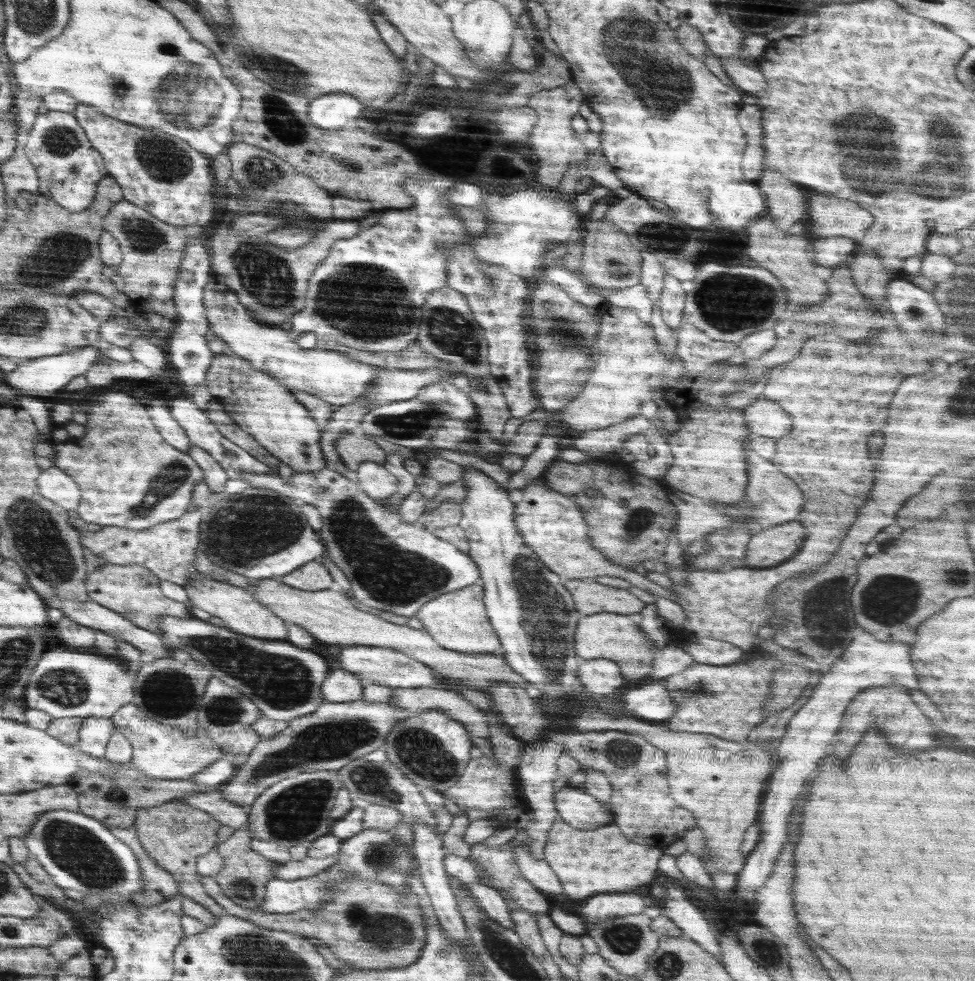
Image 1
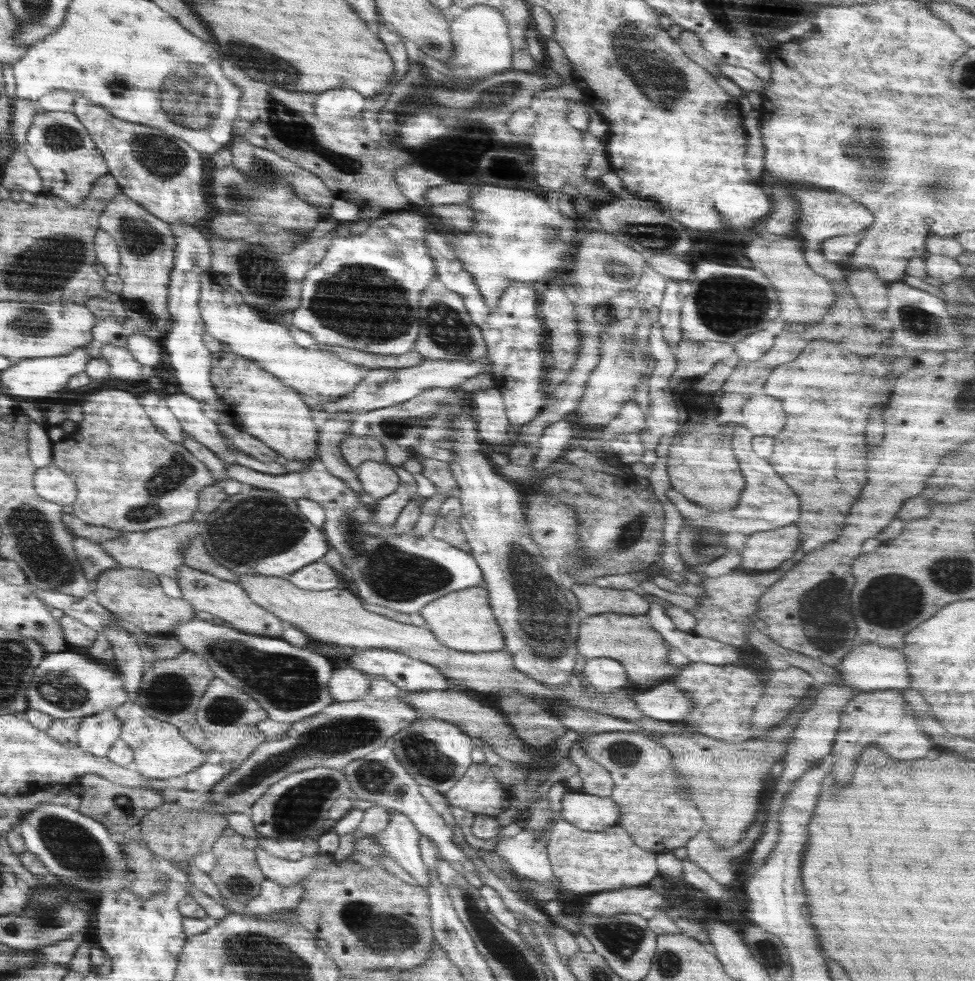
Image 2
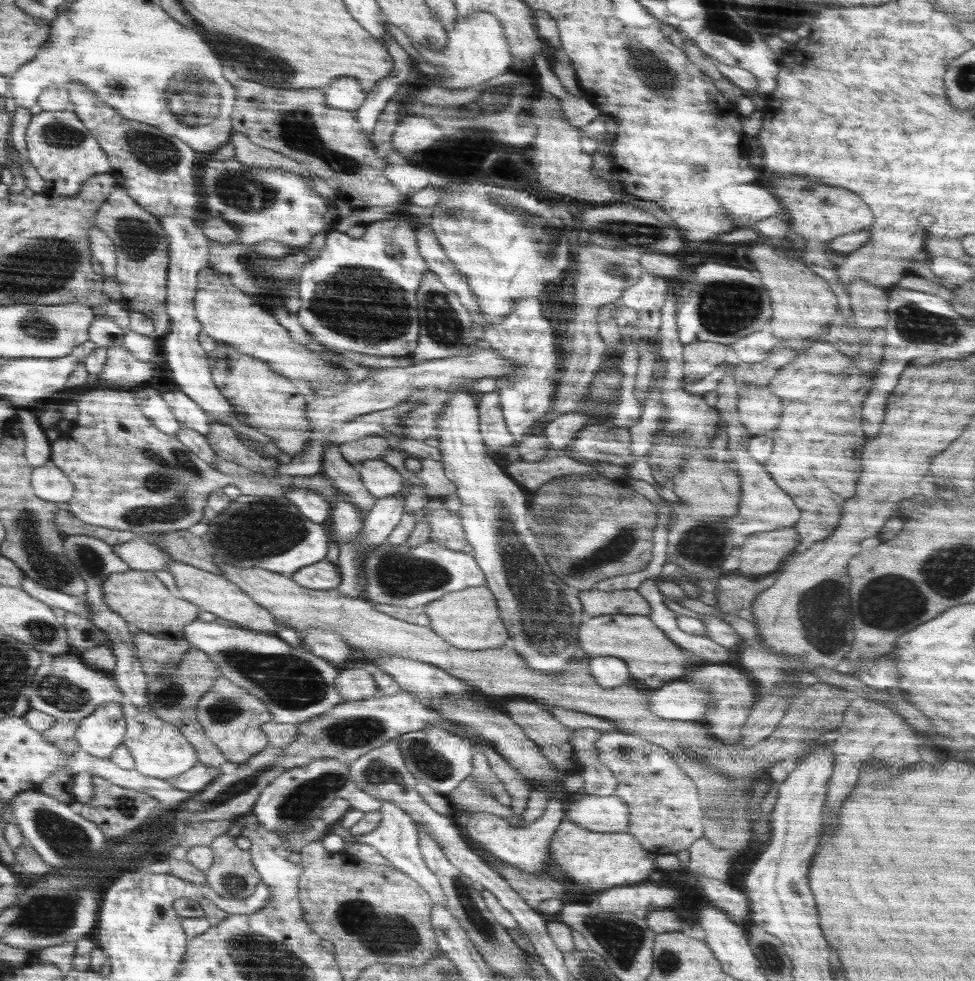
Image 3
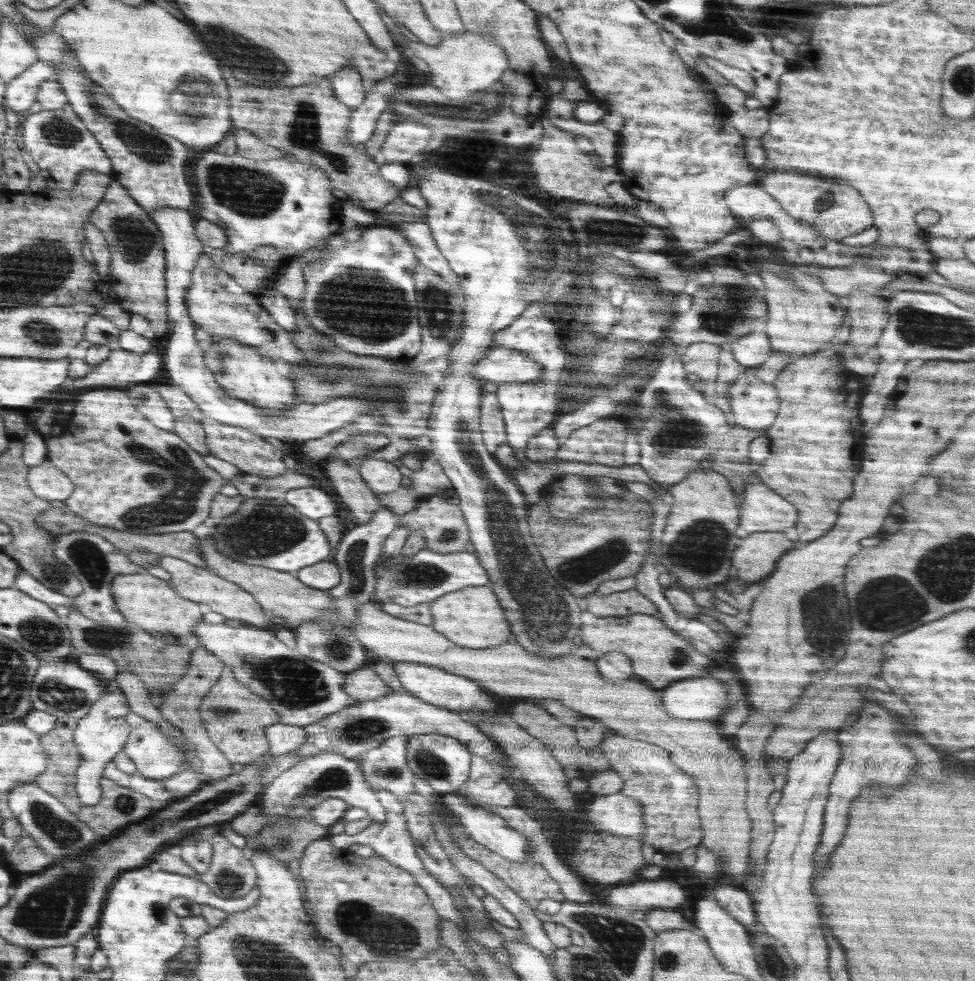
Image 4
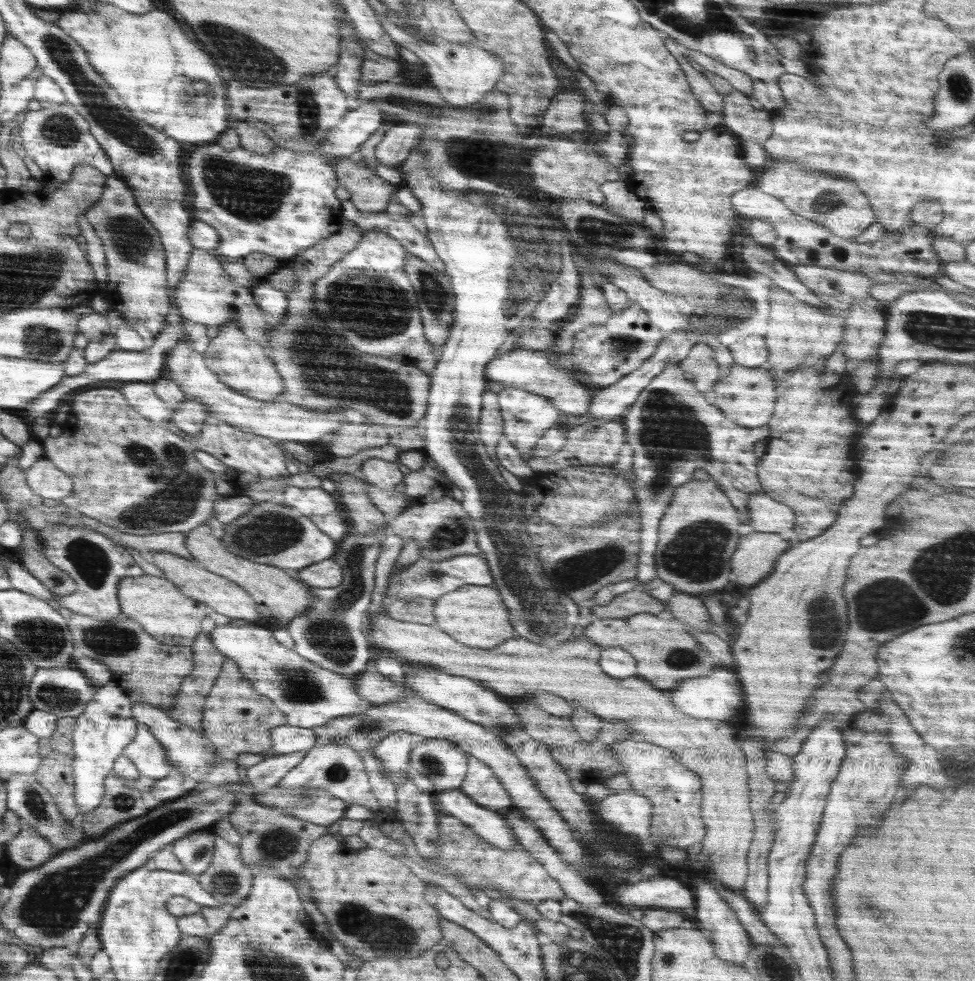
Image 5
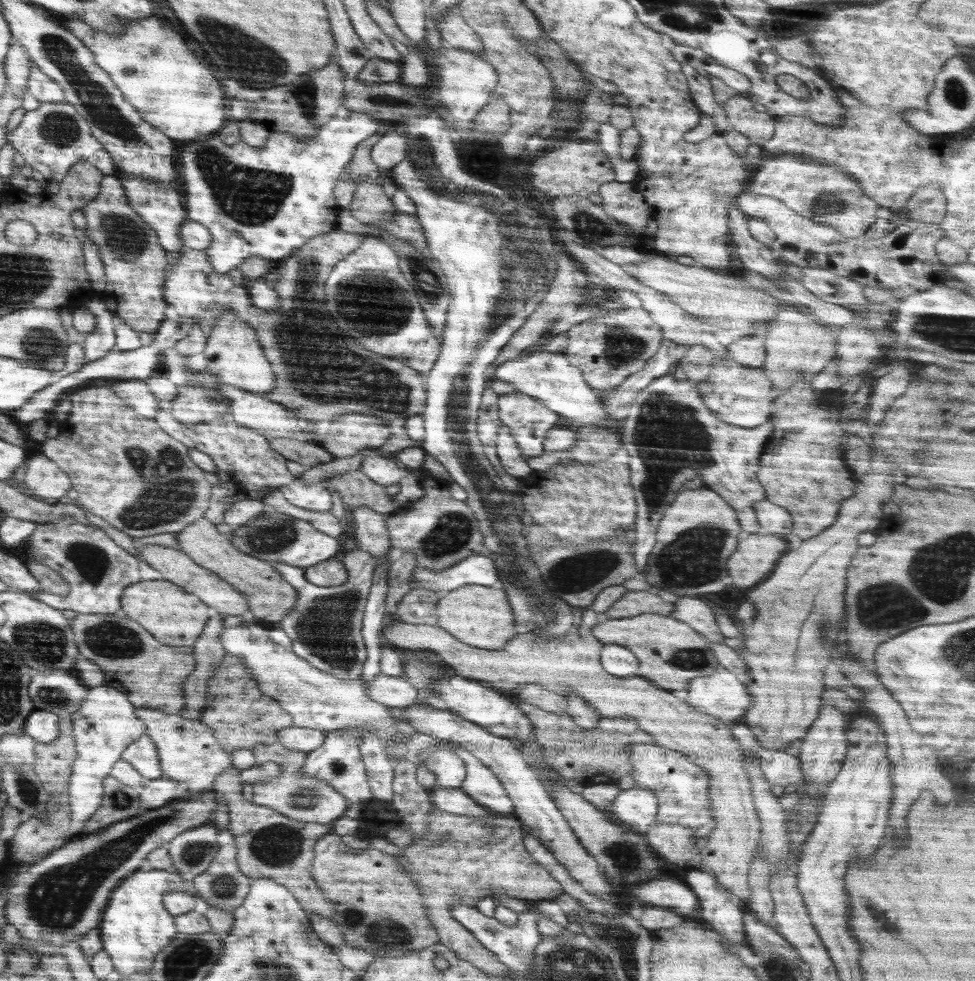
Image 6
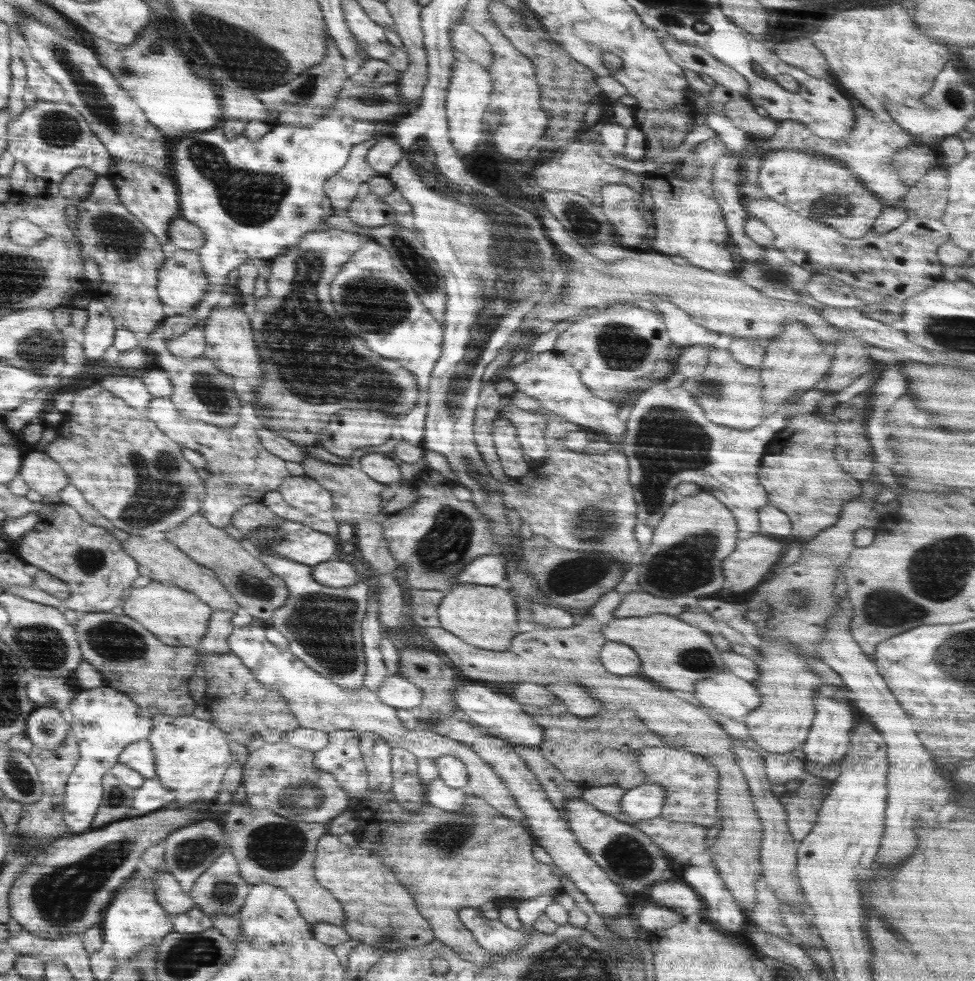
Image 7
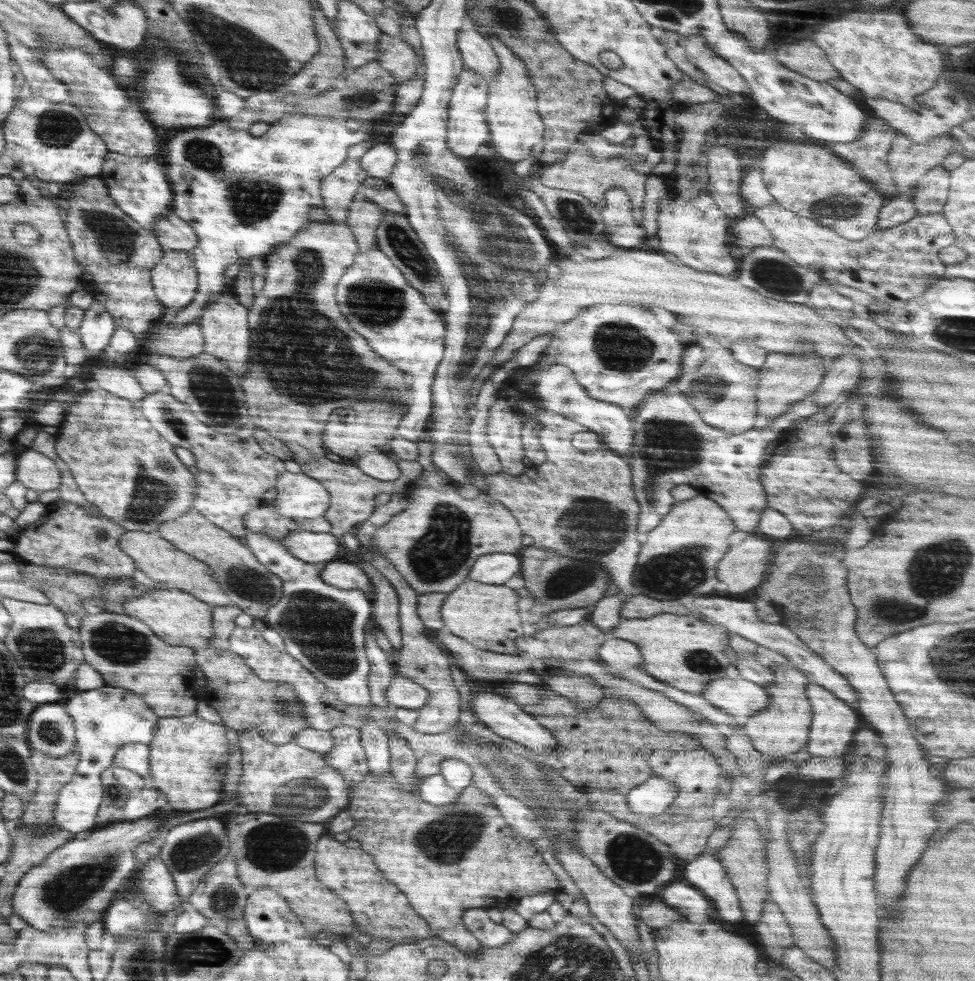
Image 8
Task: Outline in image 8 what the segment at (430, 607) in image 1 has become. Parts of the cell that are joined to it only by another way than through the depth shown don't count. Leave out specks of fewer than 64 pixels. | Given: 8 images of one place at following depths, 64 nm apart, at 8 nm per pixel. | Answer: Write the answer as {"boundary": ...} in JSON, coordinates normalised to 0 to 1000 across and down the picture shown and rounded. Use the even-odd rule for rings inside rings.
{"boundary":[[[478,589],[458,606],[451,627],[457,642],[486,656],[488,661],[513,667],[529,667],[527,652],[537,647],[531,622],[531,606],[527,600],[516,595],[498,595]]]}

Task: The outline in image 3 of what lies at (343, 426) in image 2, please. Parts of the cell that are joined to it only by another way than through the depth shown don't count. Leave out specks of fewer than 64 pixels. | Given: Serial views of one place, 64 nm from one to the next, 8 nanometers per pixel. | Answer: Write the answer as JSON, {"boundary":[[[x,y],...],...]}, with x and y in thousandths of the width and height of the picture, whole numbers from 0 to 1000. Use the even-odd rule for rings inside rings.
{"boundary":[[[341,451],[334,457],[330,465],[330,481],[342,490],[343,496],[347,496],[349,504],[353,504],[369,520],[369,526],[374,528],[389,508],[375,499],[366,476],[349,463],[347,456],[347,453]]]}

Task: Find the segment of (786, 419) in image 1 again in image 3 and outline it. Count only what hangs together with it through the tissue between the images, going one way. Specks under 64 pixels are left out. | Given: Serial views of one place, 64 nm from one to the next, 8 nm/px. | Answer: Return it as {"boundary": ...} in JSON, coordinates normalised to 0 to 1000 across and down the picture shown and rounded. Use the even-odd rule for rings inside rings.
{"boundary":[[[759,391],[757,396],[757,424],[759,430],[773,442],[782,444],[798,434],[800,428],[800,408],[790,400],[788,393],[784,396],[771,396],[767,391]],[[763,398],[763,404],[761,404]]]}

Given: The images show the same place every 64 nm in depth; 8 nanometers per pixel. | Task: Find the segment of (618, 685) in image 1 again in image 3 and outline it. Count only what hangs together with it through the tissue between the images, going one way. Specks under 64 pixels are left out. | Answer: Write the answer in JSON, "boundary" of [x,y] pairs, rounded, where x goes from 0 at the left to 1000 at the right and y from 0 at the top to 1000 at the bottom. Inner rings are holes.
{"boundary":[[[606,670],[603,672],[603,682],[611,689],[611,695],[617,697],[619,701],[628,701],[647,694],[642,674],[634,670]]]}

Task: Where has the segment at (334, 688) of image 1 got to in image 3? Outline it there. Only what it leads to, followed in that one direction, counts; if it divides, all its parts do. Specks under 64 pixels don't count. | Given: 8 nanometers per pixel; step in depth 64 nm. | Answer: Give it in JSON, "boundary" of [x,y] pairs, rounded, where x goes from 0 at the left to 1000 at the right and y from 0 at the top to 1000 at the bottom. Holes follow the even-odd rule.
{"boundary":[[[376,681],[349,682],[343,695],[355,715],[367,715],[387,708],[388,698]]]}

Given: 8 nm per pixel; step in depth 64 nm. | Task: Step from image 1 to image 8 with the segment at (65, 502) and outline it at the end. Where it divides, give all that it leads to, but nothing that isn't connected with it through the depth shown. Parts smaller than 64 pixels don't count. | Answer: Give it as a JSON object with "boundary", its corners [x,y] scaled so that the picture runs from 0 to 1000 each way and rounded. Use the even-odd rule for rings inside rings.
{"boundary":[[[29,457],[16,468],[15,490],[42,503],[62,497],[63,482],[53,467]]]}

